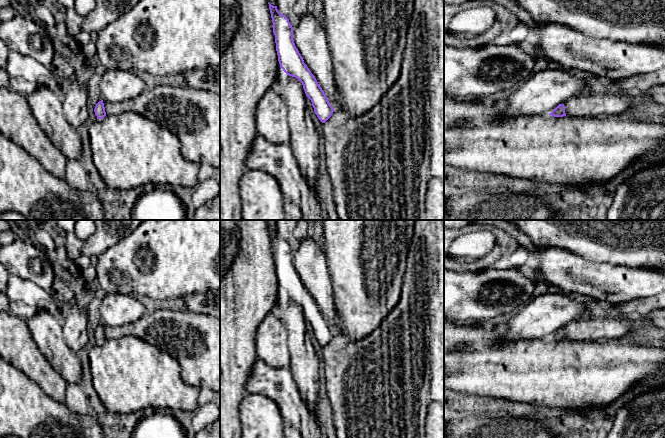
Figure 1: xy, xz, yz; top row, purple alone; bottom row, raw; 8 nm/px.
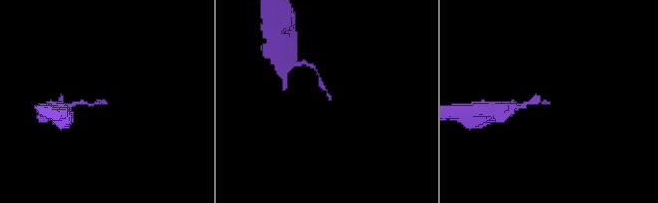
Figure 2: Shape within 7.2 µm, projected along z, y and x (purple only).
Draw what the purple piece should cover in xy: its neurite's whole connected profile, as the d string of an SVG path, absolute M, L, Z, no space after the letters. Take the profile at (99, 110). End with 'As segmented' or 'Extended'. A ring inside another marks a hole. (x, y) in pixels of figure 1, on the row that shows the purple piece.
M103 100L96 104L94 112L98 119L103 119L106 116Z. As segmented

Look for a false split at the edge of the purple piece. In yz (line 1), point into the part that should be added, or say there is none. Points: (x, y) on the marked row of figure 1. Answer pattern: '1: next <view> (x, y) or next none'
1: next none

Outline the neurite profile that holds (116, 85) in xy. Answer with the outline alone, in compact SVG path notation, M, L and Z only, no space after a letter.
M121 69L107 70L100 82L102 99L118 103L136 98L146 90L139 74Z

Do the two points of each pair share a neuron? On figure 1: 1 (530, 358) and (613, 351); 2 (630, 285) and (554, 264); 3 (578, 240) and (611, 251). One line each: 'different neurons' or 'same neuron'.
1: same neuron
2: same neuron
3: same neuron

